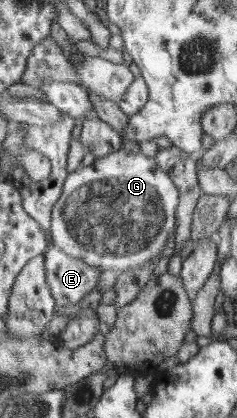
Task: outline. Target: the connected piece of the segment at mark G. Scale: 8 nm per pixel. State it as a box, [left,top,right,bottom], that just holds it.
[50,149,180,275]

